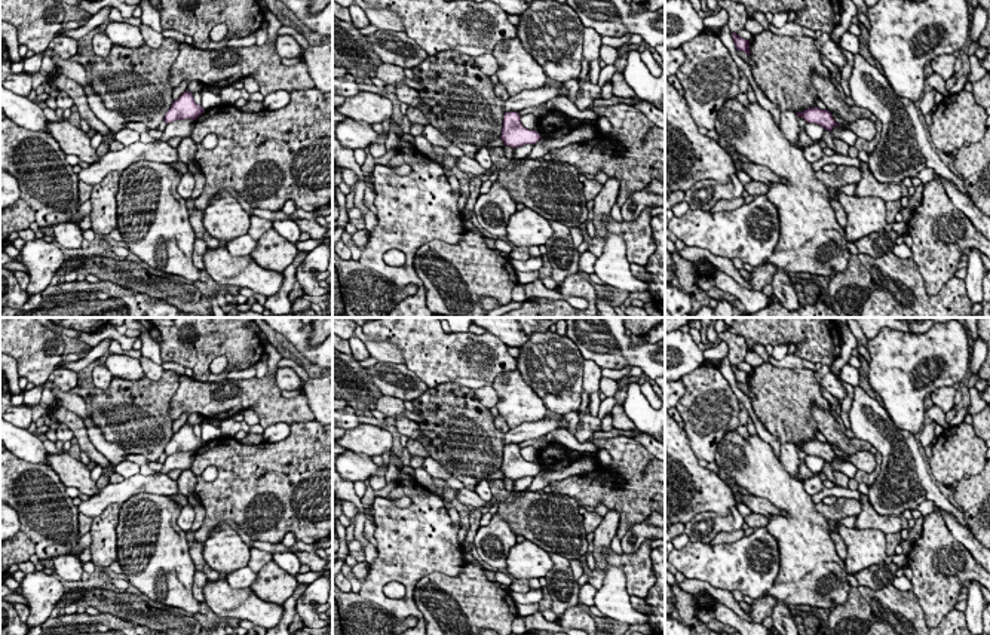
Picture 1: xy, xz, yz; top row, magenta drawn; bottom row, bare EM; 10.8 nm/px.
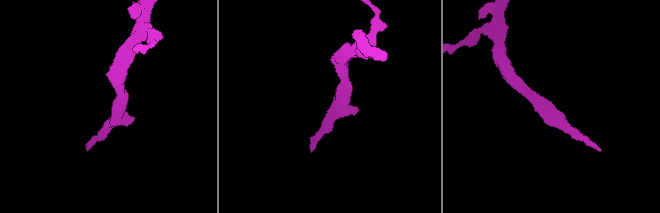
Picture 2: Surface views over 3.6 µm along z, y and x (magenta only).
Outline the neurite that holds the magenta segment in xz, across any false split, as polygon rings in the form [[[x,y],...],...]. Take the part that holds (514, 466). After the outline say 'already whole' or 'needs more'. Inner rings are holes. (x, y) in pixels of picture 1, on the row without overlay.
[[[508,444],[503,448],[500,470],[503,472],[505,478],[517,481],[525,476],[534,478],[542,469],[536,463],[530,463],[522,458],[518,444]]]; already whole

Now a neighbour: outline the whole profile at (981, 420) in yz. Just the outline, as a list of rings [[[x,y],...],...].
[[[987,404],[980,412],[972,415],[972,427],[975,435],[987,441],[990,439],[990,405]]]

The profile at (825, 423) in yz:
[[[812,404],[810,415],[816,423],[818,430],[827,438],[830,445],[839,447],[846,454],[850,454],[852,448],[859,451],[871,450],[871,445],[858,438],[848,438],[845,432],[840,430],[836,418],[833,417],[831,408],[824,409],[816,404]]]

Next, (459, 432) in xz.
[[[444,383],[427,389],[411,402],[414,414],[424,420],[419,423],[422,432],[419,442],[429,451],[429,457],[439,461],[468,490],[473,491],[478,482],[490,481],[490,476],[500,470],[505,433],[494,426],[490,409],[476,399],[473,389]]]

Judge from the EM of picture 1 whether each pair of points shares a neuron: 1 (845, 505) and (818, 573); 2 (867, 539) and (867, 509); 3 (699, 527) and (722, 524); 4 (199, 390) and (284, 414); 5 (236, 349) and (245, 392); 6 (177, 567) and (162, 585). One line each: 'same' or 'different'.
1: different
2: different
3: same
4: same
5: different
6: same

